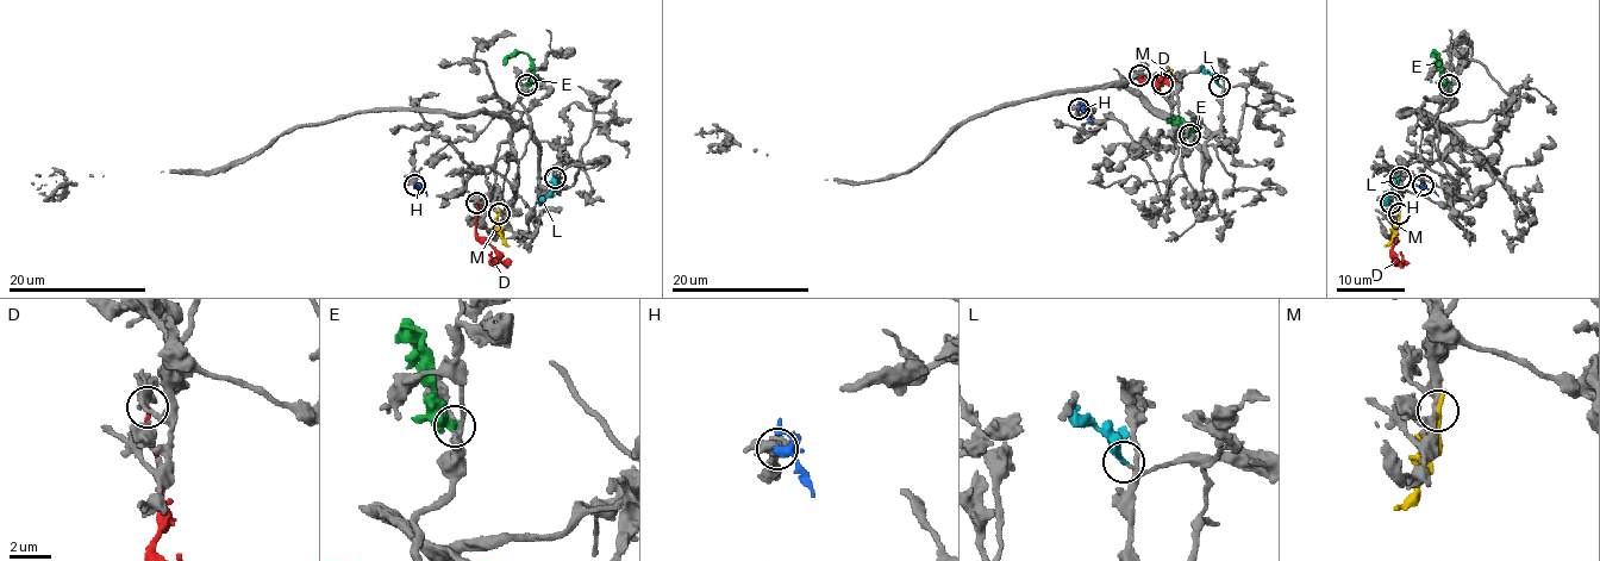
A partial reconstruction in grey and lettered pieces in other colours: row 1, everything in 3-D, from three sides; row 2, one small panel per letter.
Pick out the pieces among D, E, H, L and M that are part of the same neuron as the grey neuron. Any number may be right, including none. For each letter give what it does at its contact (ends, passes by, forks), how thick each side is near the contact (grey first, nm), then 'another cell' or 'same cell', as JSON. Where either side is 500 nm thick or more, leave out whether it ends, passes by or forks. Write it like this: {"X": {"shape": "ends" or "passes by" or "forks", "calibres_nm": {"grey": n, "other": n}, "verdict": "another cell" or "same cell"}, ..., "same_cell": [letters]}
{"D": {"shape": "ends", "calibres_nm": {"grey": 440, "other": 190}, "verdict": "another cell"}, "E": {"shape": "ends", "calibres_nm": {"grey": 360, "other": 400}, "verdict": "another cell"}, "H": {"calibres_nm": {"grey": 600, "other": 360}, "verdict": "another cell"}, "L": {"shape": "ends", "calibres_nm": {"grey": 190, "other": 360}, "verdict": "same cell"}, "M": {"shape": "ends", "calibres_nm": {"grey": 240, "other": 360}, "verdict": "another cell"}, "same_cell": ["L"]}

